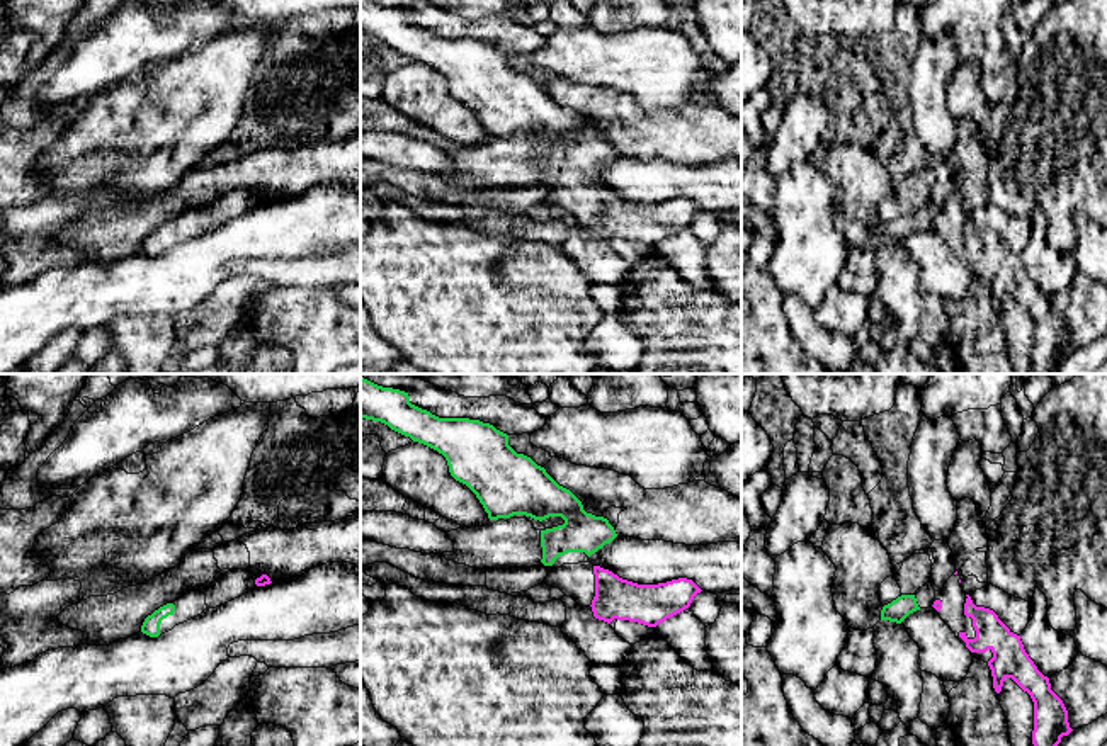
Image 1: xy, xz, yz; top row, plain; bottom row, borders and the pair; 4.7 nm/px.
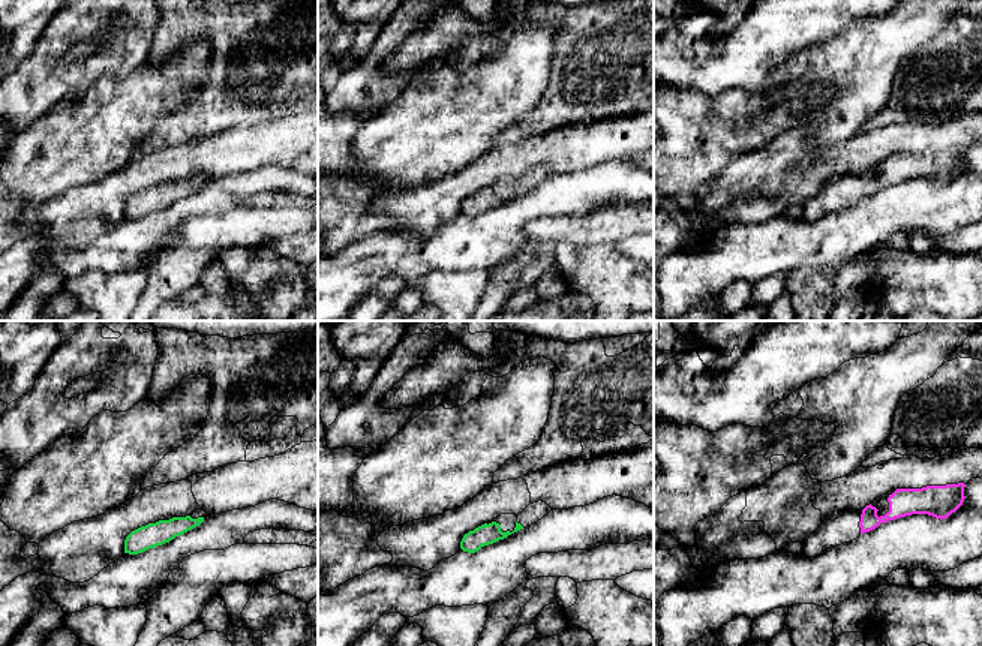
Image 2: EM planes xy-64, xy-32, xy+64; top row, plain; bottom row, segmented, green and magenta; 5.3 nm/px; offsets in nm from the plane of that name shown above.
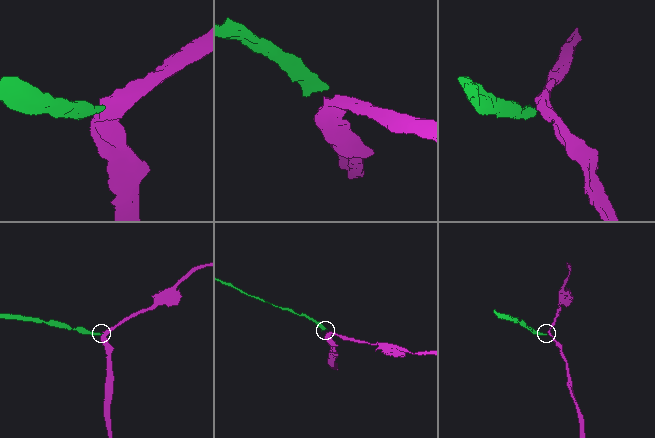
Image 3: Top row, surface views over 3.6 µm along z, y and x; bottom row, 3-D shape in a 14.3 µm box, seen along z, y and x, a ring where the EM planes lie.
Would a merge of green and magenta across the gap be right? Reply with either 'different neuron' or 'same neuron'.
same neuron

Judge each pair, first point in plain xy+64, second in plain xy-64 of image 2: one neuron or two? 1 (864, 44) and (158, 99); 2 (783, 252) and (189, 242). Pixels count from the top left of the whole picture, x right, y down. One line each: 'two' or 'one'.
1: one
2: two

